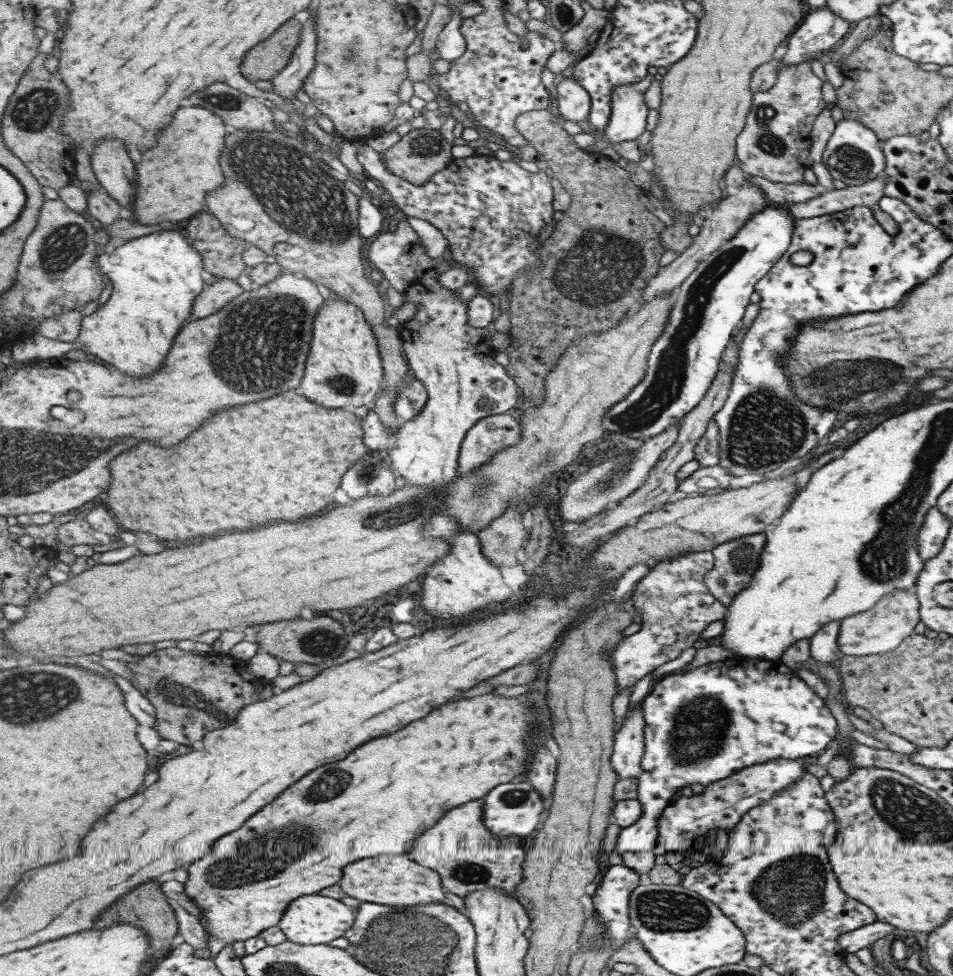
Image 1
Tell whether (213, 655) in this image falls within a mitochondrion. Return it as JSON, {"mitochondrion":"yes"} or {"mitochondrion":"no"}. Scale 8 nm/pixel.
{"mitochondrion":"no"}

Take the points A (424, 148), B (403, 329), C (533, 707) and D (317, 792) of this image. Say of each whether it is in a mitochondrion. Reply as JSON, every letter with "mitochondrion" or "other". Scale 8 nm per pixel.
{"A":"mitochondrion","B":"other","C":"other","D":"mitochondrion"}

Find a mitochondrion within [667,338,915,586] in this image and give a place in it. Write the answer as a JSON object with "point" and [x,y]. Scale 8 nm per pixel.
{"point":[765,428]}

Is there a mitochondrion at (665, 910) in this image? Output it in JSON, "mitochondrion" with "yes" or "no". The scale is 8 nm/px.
{"mitochondrion":"yes"}

